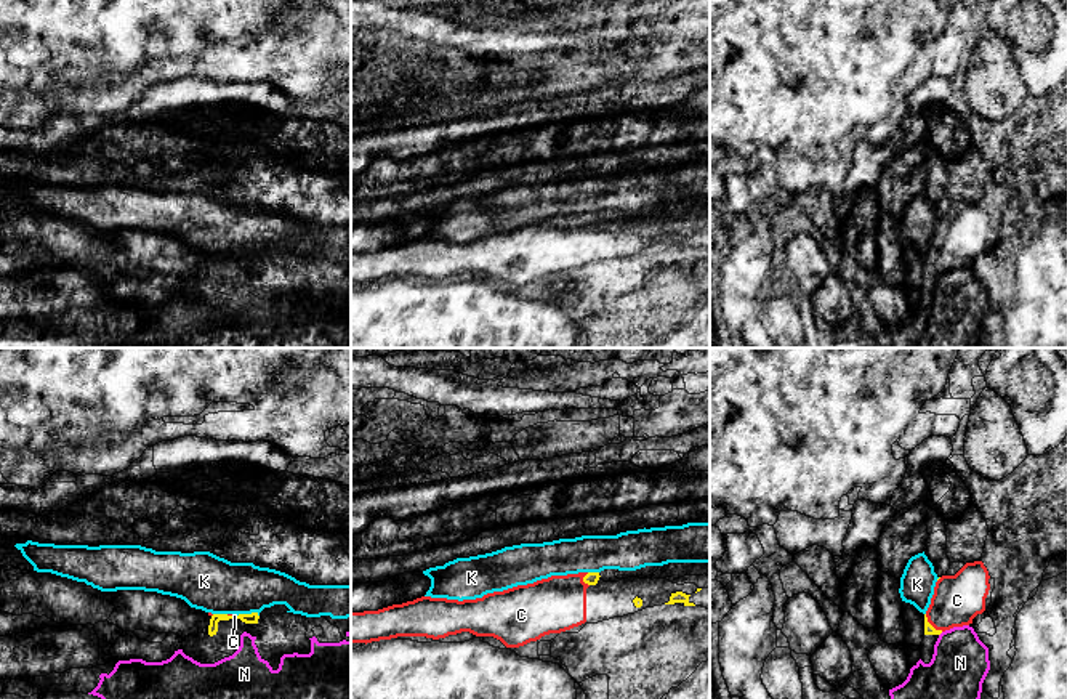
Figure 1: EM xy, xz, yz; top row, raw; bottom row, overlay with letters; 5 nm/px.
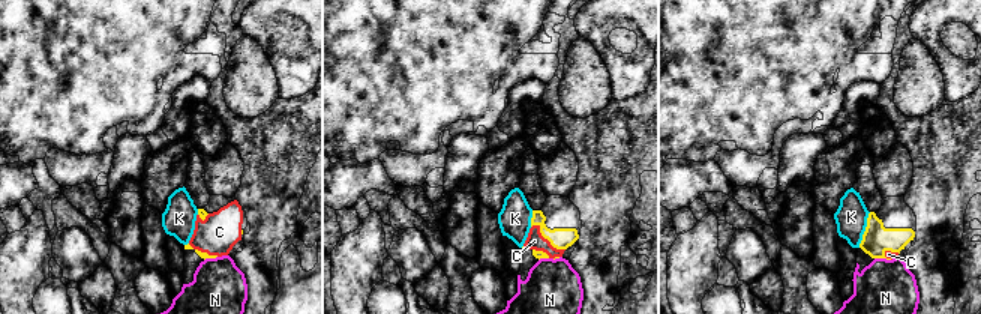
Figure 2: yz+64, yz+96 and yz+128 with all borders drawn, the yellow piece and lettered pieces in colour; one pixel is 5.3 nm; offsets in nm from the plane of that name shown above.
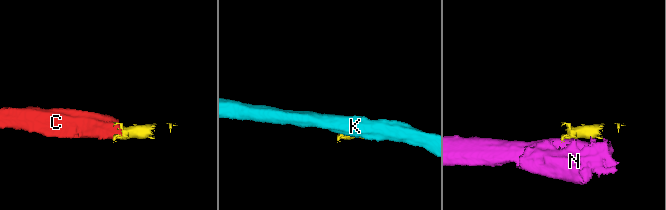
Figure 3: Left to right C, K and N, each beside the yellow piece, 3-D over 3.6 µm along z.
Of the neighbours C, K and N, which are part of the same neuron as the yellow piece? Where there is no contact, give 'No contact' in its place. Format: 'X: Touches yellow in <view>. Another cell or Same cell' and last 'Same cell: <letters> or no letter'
C: Touches yellow in yz. Same cell
K: Touches yellow in xy. Another cell
N: No contact. Another cell
Same cell: C

